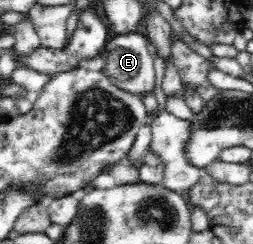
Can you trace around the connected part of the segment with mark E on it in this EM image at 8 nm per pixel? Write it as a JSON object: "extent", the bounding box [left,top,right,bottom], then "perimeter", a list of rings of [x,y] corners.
{"extent":[105,33,156,99],"perimeter":[[[140,33],[113,34],[105,48],[105,71],[122,90],[141,99],[156,88],[154,58]]]}

